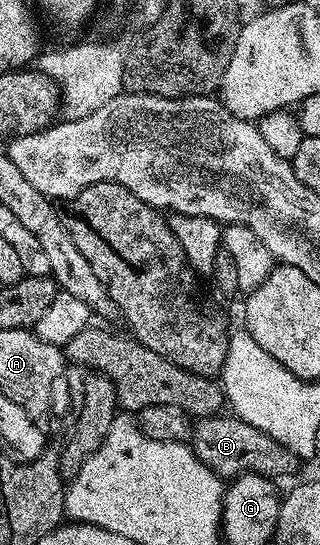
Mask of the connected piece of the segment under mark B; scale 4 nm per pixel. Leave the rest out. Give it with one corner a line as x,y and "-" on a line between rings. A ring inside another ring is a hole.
210,417
194,422
191,427
191,446
193,452
222,480
232,481
238,475
246,473
250,475
263,475
266,477
278,477
277,475
289,475
293,471
295,457
279,441
267,437
263,429
255,429
255,425
247,425
247,421
236,417
221,419
222,417

